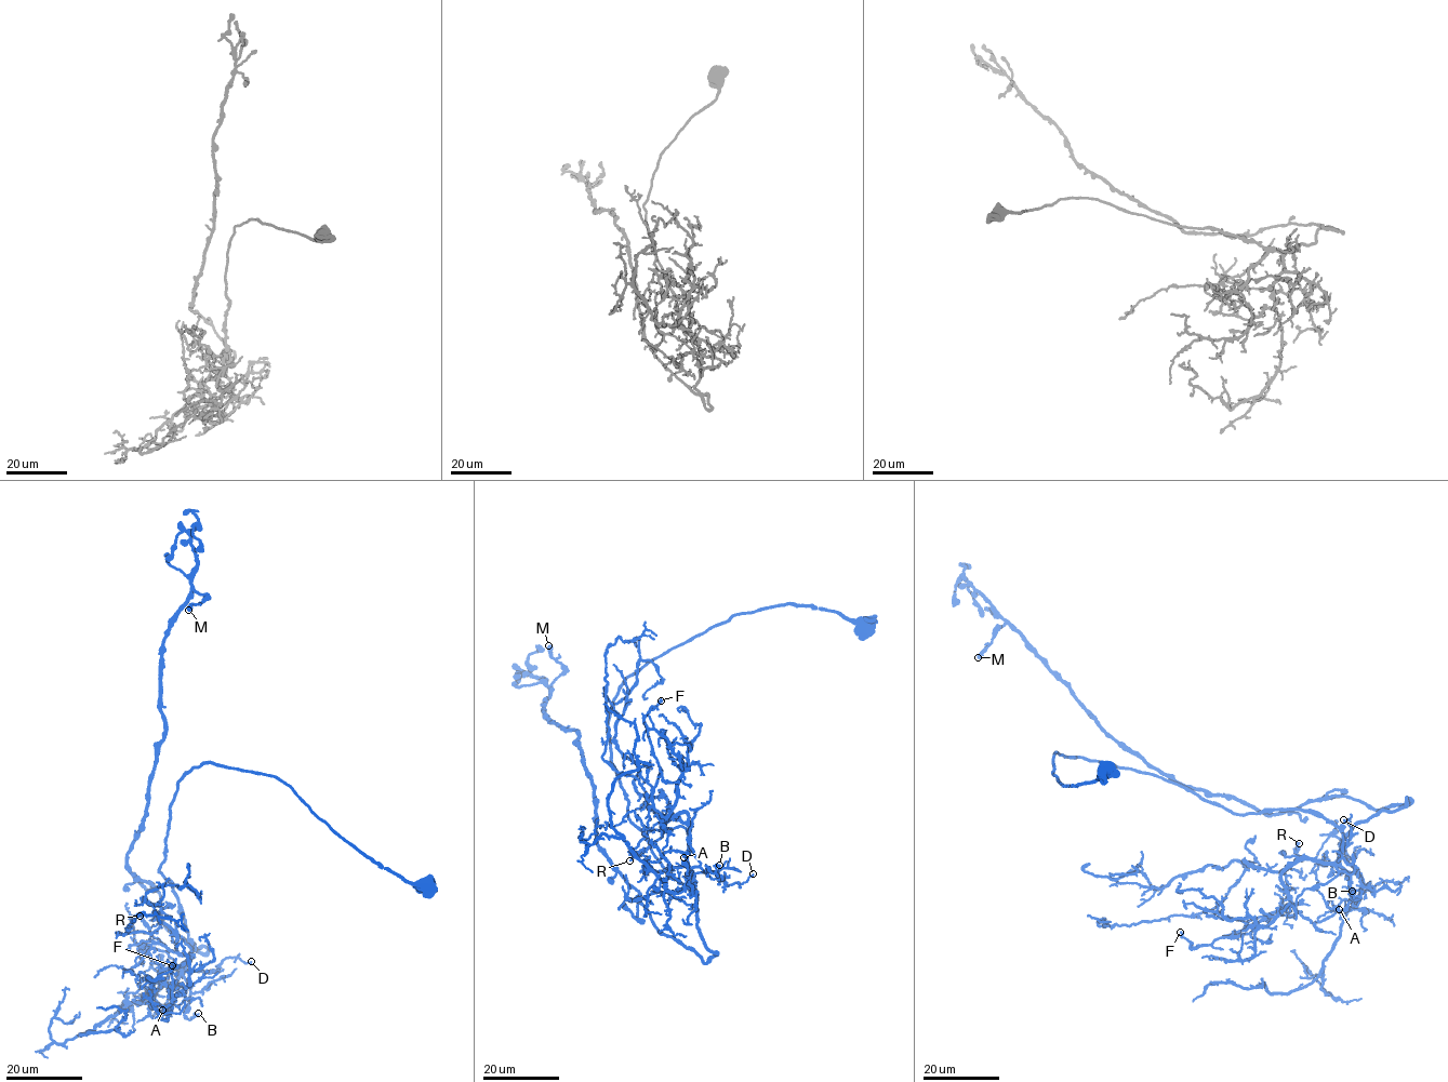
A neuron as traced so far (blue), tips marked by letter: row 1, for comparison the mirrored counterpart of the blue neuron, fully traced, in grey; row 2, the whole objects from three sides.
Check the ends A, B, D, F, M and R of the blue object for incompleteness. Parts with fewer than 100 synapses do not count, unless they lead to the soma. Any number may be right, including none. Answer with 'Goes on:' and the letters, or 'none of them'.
Goes on: none of them

